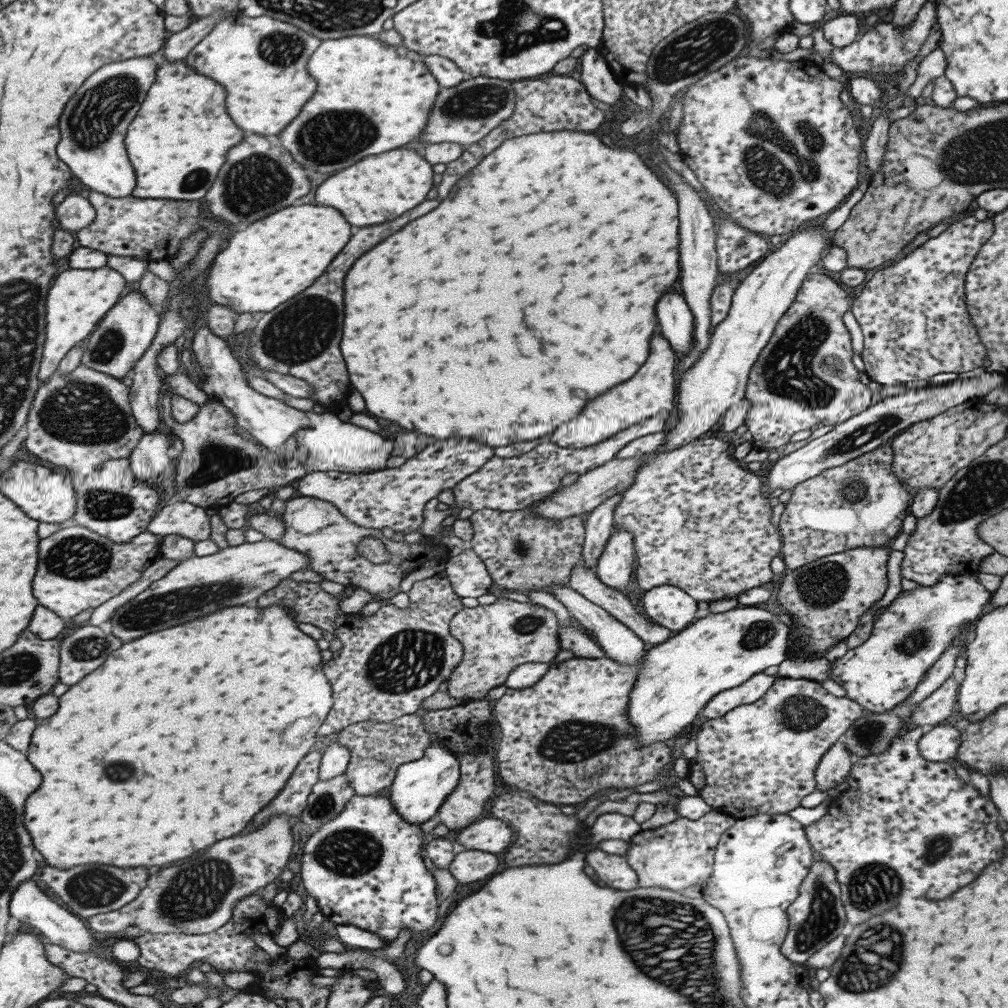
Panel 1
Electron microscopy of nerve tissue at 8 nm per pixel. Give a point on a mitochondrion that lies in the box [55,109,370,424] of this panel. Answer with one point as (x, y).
(305, 329)

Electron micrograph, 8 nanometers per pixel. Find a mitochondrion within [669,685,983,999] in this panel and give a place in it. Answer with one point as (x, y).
(880, 952)

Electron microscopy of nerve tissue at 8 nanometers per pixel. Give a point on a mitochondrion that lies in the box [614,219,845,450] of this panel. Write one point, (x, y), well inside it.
(787, 371)

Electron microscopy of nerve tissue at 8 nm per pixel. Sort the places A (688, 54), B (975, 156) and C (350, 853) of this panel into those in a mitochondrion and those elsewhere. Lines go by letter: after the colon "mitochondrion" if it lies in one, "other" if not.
A: mitochondrion
B: mitochondrion
C: mitochondrion

